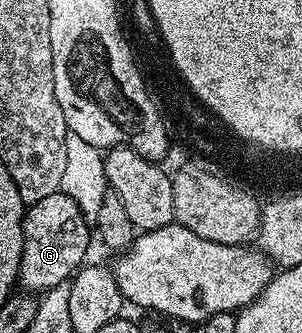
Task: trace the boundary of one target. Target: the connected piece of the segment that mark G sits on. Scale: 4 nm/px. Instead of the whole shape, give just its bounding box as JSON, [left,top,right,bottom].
[18,191,92,295]

